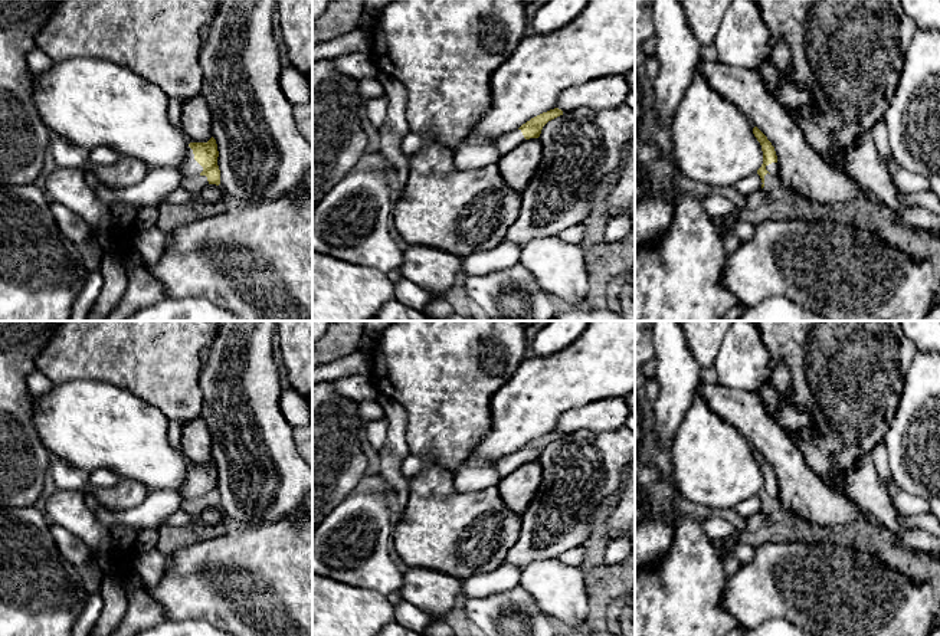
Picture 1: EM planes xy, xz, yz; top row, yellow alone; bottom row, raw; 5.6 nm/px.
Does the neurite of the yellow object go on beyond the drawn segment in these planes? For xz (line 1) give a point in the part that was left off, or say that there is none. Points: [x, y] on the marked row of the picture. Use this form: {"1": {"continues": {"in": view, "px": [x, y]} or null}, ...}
{"1": {"continues": {"in": "xz", "px": [507, 143]}}}

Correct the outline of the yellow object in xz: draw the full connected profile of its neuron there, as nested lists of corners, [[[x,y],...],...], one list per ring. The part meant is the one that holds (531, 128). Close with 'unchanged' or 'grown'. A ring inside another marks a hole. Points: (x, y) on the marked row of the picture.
[[[559,108],[550,109],[547,112],[543,112],[540,115],[531,118],[530,121],[523,124],[518,130],[514,130],[511,132],[502,135],[501,138],[495,140],[494,144],[498,150],[498,154],[502,157],[502,155],[508,154],[510,151],[512,151],[515,147],[518,147],[525,140],[538,138],[543,127],[548,121],[551,121],[560,115],[563,115],[561,109],[559,109]]]; grown

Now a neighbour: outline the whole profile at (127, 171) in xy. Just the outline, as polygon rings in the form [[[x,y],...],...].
[[[119,157],[112,165],[94,167],[92,173],[105,188],[124,191],[140,183],[148,173],[148,167],[137,158]]]

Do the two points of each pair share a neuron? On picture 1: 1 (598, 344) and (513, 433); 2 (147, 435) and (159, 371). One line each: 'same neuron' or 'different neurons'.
1: same neuron
2: different neurons

